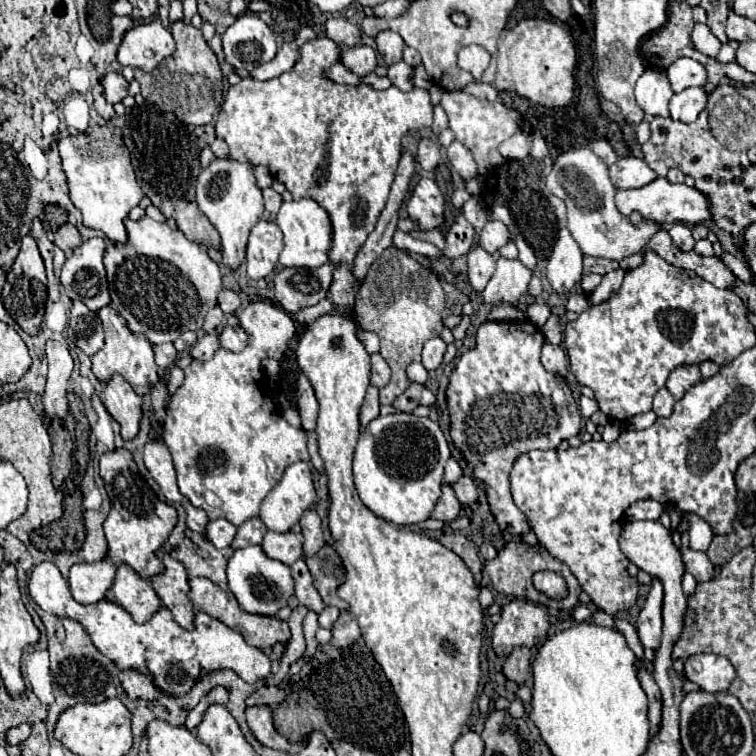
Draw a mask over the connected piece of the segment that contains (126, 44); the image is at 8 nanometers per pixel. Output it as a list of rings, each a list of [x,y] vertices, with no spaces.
[[[155,18],[147,24],[139,24],[139,26],[131,28],[131,32],[127,32],[127,36],[123,38],[123,44],[119,46],[117,60],[121,66],[133,66],[133,68],[141,68],[143,72],[153,72],[159,66],[159,62],[165,60],[167,56],[171,56],[173,52],[175,52],[175,40],[173,40],[171,32],[161,26],[159,18]]]

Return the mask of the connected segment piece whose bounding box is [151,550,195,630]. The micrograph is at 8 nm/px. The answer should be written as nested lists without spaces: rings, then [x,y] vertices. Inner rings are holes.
[[[159,550],[157,556],[163,560],[165,570],[159,576],[151,578],[151,584],[157,592],[157,596],[161,598],[161,602],[173,612],[175,620],[185,630],[191,630],[195,610],[193,610],[193,604],[187,596],[189,594],[189,580],[187,580],[185,566],[181,562],[173,560],[171,556],[167,556],[163,550]]]

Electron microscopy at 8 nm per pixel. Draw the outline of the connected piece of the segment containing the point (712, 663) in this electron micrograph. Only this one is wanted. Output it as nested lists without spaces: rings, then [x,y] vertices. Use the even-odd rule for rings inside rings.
[[[697,654],[685,660],[683,674],[705,692],[723,692],[735,678],[735,668],[725,656]]]

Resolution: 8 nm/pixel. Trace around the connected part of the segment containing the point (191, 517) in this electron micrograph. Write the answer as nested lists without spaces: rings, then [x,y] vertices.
[[[183,500],[183,506],[185,506],[185,510],[187,510],[187,528],[205,536],[205,526],[207,526],[207,522],[209,522],[207,514],[205,514],[203,510],[195,508],[193,504],[189,504],[187,500]]]

